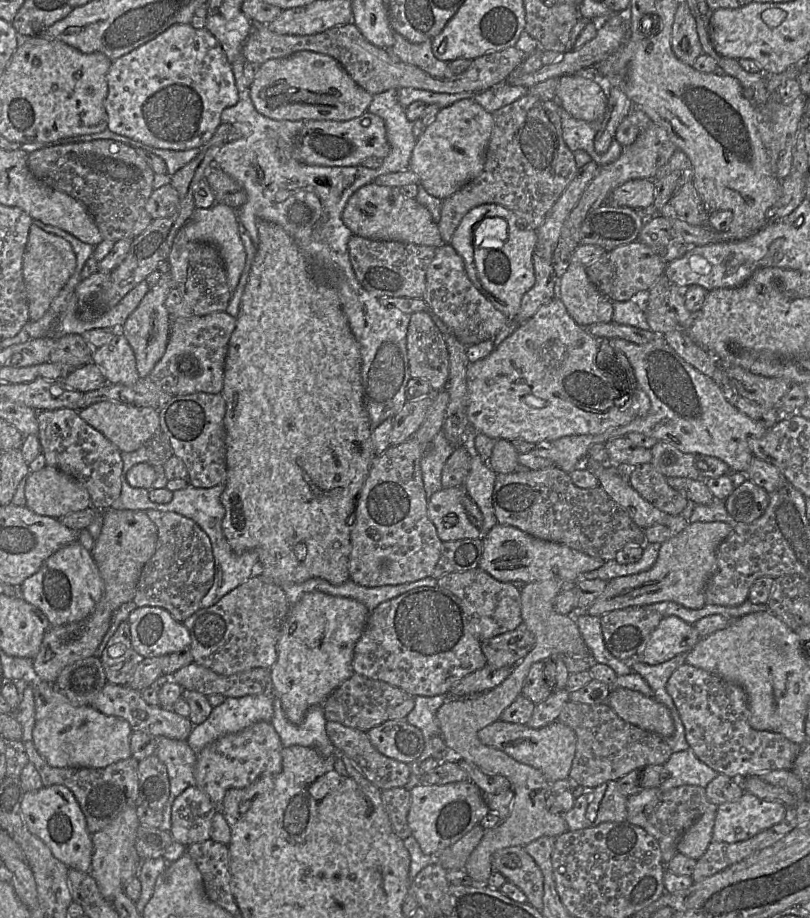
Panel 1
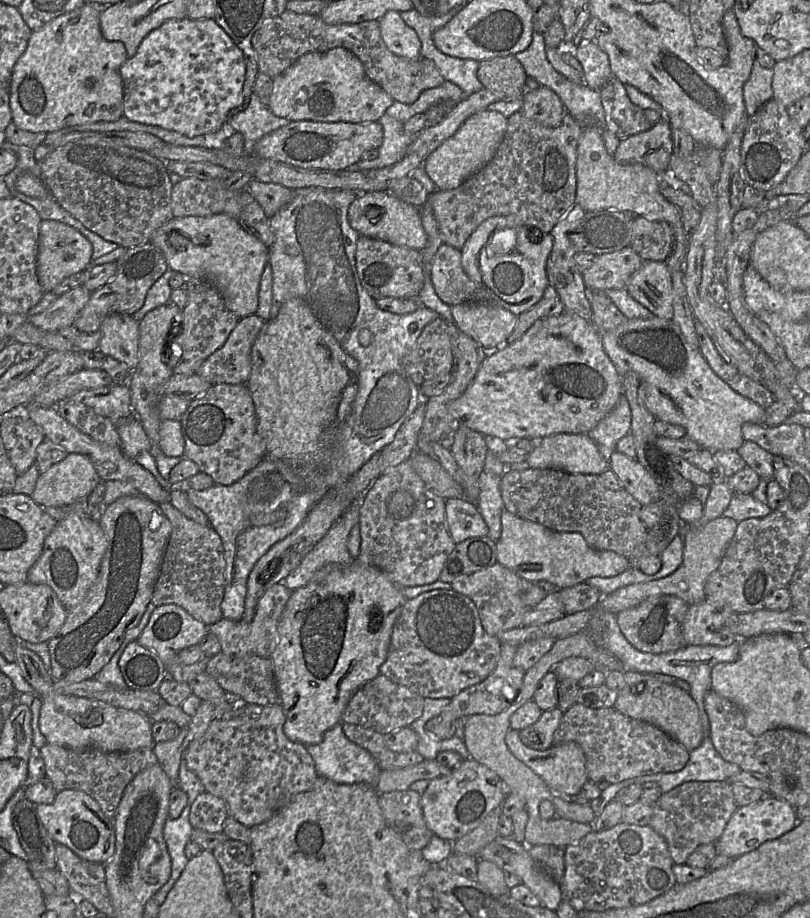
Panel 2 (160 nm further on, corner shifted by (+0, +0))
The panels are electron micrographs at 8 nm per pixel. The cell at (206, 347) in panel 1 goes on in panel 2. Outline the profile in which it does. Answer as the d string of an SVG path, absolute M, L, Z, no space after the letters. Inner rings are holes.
M255 314L240 318L225 344L195 374L212 384L246 384L251 373L252 346L266 321Z

